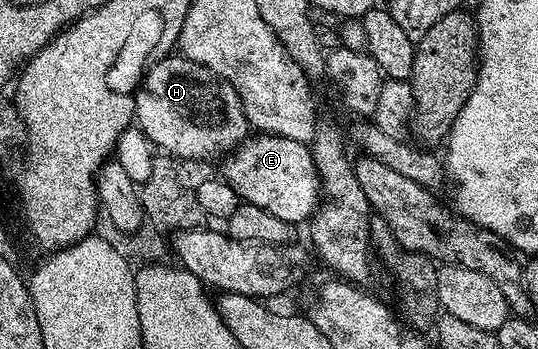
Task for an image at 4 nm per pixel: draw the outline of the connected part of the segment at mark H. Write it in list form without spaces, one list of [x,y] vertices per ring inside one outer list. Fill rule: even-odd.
[[[181,53],[157,60],[145,72],[134,96],[134,117],[155,148],[183,161],[217,160],[241,147],[252,131],[233,85]]]

